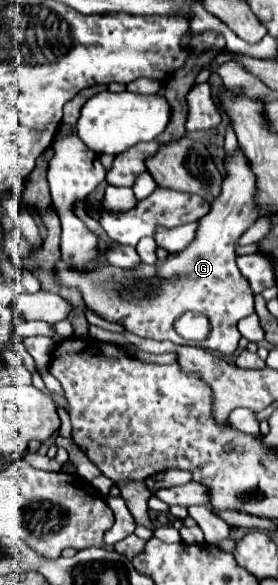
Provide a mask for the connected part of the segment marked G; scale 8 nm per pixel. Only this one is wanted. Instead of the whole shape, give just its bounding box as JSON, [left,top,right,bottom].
[55,151,255,355]

